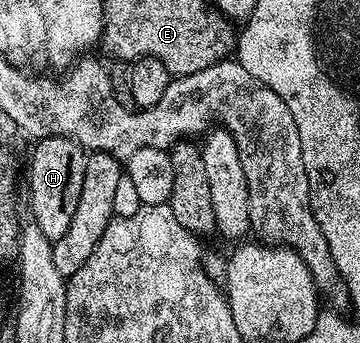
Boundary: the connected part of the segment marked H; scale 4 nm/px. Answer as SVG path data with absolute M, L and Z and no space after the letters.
M60 135L40 139L34 146L31 151L31 164L27 167L27 185L31 197L29 219L53 244L65 237L65 232L73 221L73 213L77 213L77 200L81 197L81 184L85 181L88 152L84 151L77 141Z

